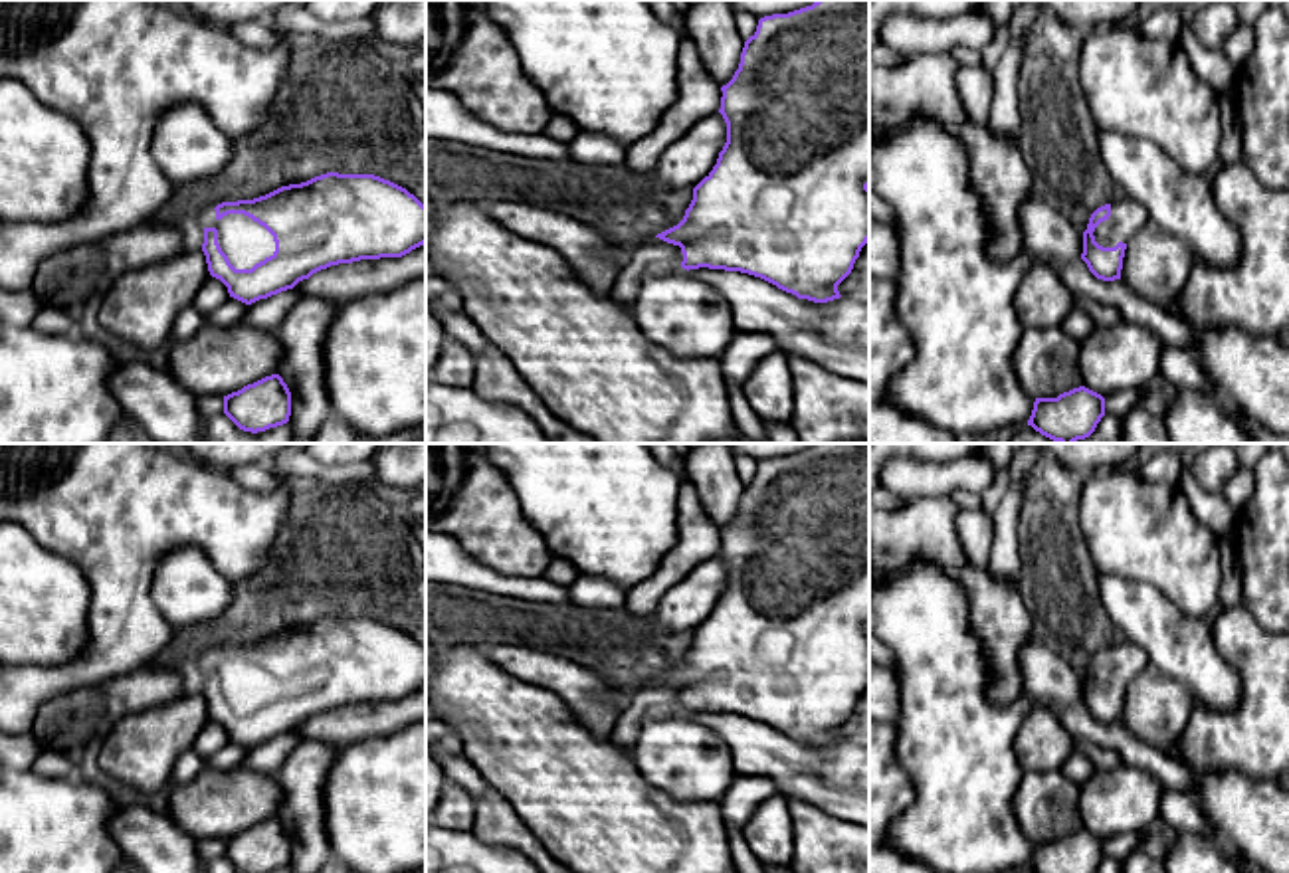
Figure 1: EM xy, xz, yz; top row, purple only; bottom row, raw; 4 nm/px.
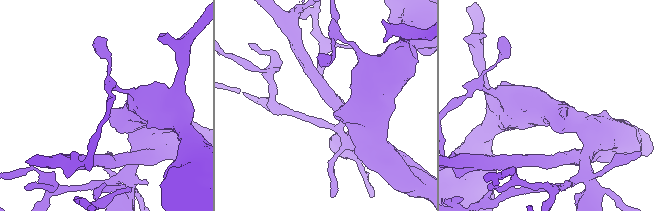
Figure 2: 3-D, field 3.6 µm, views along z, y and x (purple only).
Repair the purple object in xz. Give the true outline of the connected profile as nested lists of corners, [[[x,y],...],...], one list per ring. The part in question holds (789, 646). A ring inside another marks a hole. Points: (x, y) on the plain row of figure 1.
[[[816,443],[812,449],[788,457],[760,461],[756,475],[744,485],[739,513],[721,534],[719,556],[727,566],[727,586],[719,596],[717,608],[693,631],[693,643],[683,663],[655,681],[649,681],[642,691],[630,697],[628,709],[618,719],[610,738],[632,752],[645,721],[709,711],[760,721],[798,742],[814,746],[840,742],[838,728],[851,717],[861,691],[869,685],[869,443]]]

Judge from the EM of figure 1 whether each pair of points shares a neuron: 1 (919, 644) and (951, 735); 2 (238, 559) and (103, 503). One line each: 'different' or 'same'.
1: same
2: same

